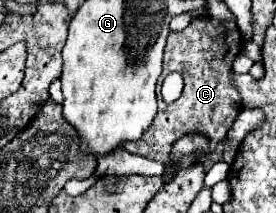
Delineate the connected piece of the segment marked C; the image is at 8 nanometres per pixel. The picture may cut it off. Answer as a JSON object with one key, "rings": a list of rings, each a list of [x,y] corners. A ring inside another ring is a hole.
{"rings":[[[205,17],[205,19],[193,21],[183,31],[171,33],[167,37],[167,45],[165,45],[163,73],[156,86],[157,119],[153,119],[153,127],[149,127],[149,131],[145,131],[145,135],[141,139],[123,143],[123,149],[127,149],[133,155],[143,155],[147,159],[177,163],[180,168],[189,167],[195,162],[200,162],[201,157],[213,153],[215,147],[225,139],[225,135],[231,129],[239,111],[243,109],[241,95],[233,85],[233,71],[231,71],[231,65],[233,65],[235,57],[239,55],[239,51],[241,51],[241,33],[233,21]],[[171,71],[183,73],[185,89],[183,89],[183,95],[175,103],[167,105],[161,97],[160,88],[165,75]],[[189,133],[205,135],[209,139],[209,149],[195,151],[193,155],[187,155],[185,159],[171,159],[169,151],[171,151],[173,143]]]}

